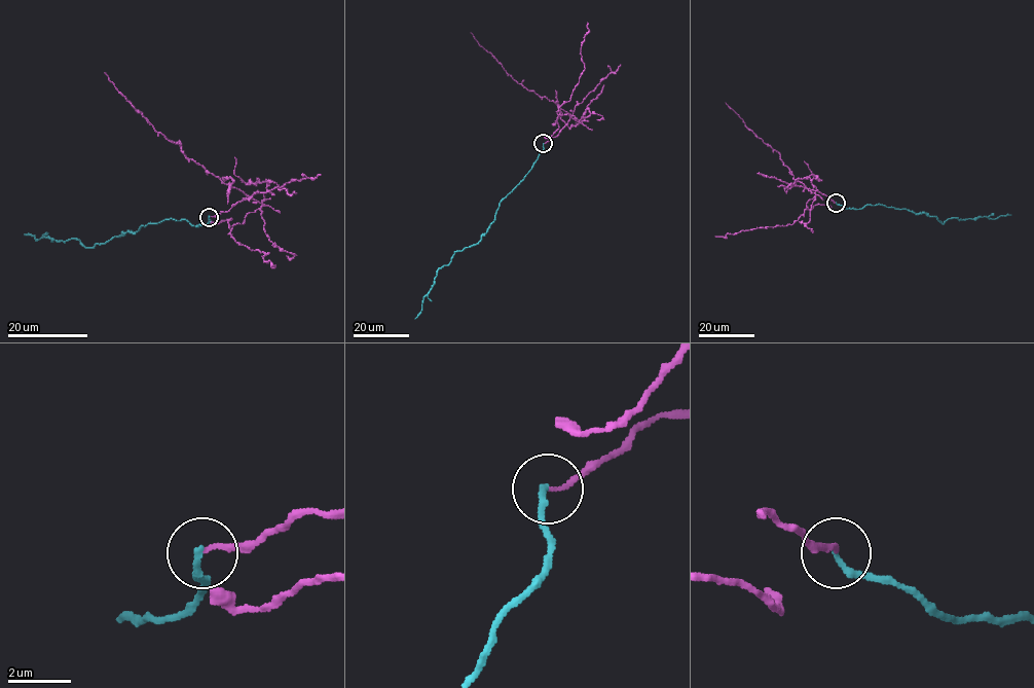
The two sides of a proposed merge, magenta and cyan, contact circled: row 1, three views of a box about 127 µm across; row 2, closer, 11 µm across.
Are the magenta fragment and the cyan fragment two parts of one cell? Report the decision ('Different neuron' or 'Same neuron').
Different neuron

